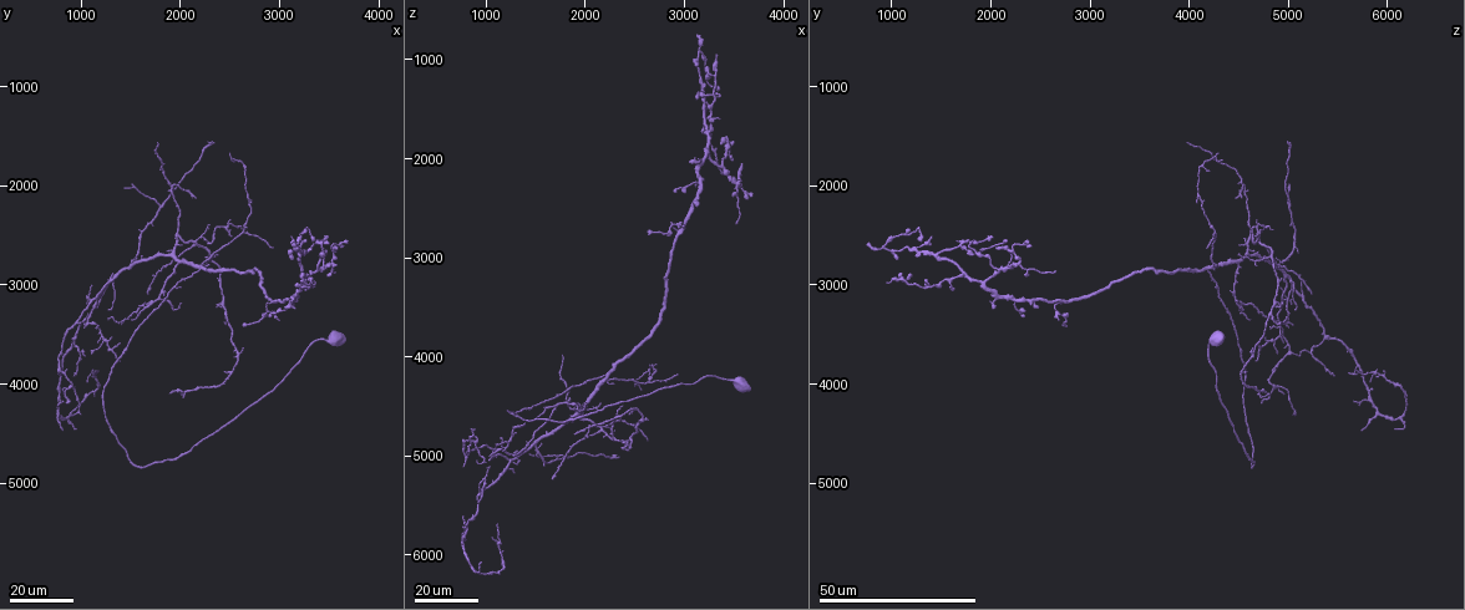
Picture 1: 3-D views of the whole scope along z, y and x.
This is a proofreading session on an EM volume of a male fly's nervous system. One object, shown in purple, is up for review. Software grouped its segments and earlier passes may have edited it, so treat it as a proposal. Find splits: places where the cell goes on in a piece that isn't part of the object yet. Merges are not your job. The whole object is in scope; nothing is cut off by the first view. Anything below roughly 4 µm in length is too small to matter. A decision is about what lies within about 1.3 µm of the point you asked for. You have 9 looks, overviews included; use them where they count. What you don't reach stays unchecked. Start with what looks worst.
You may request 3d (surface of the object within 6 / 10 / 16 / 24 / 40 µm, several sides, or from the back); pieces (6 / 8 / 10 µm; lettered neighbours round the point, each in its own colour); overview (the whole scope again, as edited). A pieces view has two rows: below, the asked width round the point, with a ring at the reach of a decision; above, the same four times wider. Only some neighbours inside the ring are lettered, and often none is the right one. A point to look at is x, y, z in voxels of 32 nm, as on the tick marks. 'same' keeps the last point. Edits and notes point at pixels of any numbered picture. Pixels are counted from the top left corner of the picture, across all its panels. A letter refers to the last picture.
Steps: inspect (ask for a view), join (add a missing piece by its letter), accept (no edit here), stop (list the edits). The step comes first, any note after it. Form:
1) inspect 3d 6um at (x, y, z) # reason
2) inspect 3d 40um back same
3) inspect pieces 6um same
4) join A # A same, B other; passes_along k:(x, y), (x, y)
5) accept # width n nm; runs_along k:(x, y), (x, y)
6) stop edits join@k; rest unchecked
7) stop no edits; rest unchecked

inspect 3d 24um at (2920, 2620, 4160)

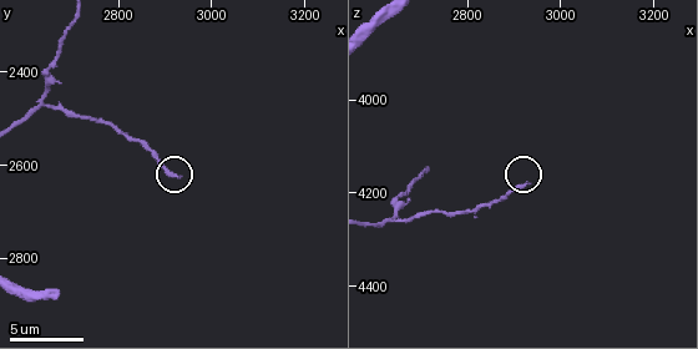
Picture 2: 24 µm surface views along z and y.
inspect pieces 6um at (2925, 2630, 4185)

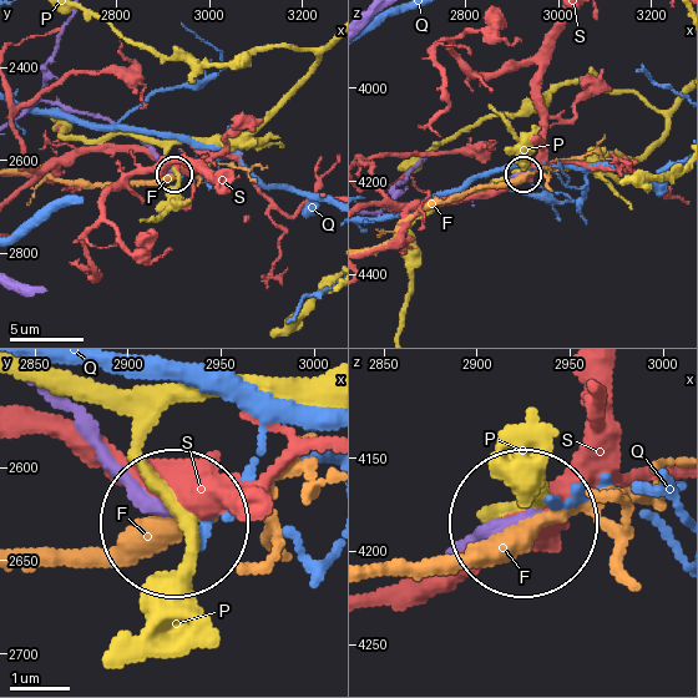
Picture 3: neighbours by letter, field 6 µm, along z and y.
accept # width 210 nm; F other, P other, Q other, S other; runs_along 3:(21, 116), (36, 104), (55, 101), (111, 119), (173, 171); no lettered piece goes on from it

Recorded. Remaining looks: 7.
inspect 3d 24um at (2320, 1560, 5040) # tapers out

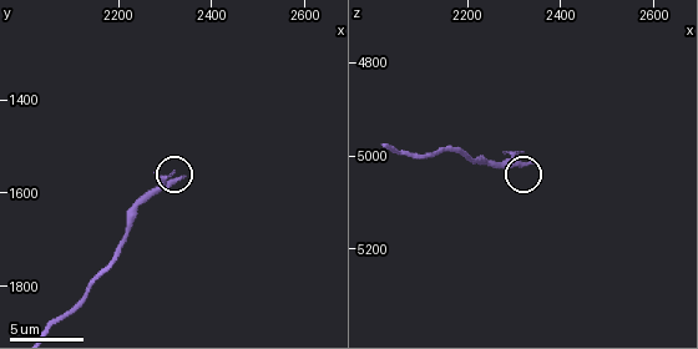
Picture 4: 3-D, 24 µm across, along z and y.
inspect pieces 10um at (2330, 1560, 5020) # see the neighbours

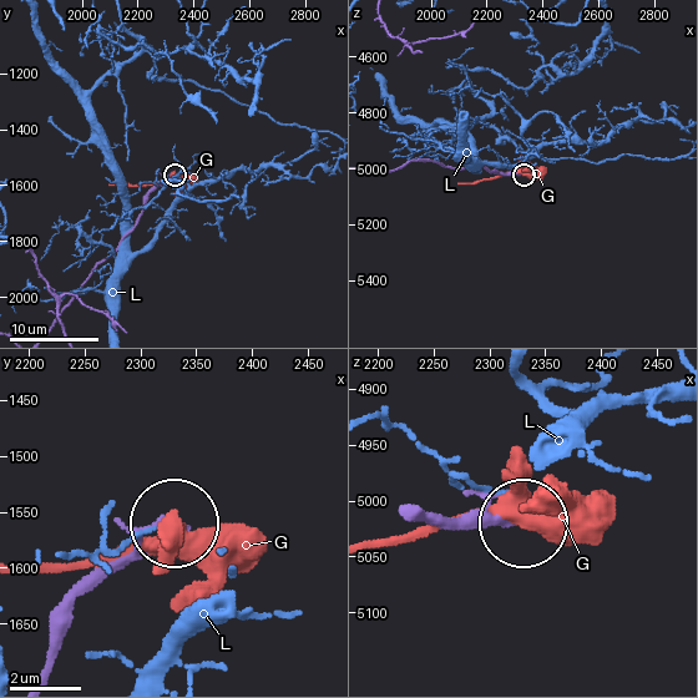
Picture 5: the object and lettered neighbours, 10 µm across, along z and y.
accept # G other, L other; no lettered piece goes on from it

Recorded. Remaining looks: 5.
inspect 3d 24um at (2140, 2100, 4480) # free end

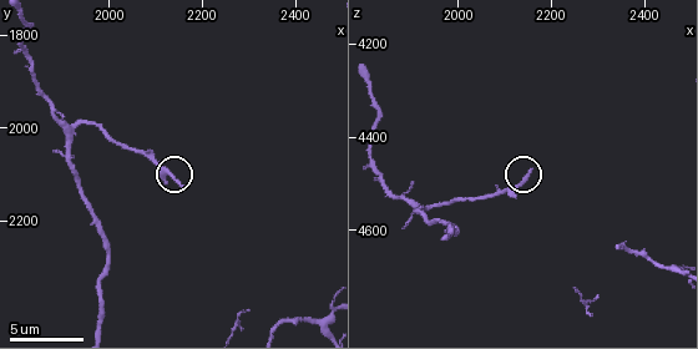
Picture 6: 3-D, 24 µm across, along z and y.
inspect pieces 6um at (2155, 2120, 4480)

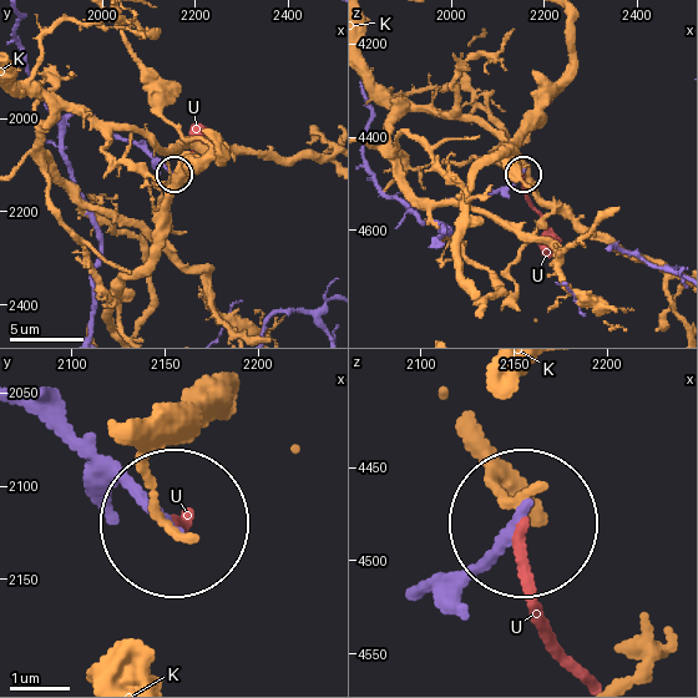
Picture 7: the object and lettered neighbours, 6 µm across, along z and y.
accept # K other, U other; runs_along 7:(454, 578), (524, 525); no lettered piece goes on from it

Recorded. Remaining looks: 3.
inspect 3d 24um at (1000, 3400, 4900) # free end

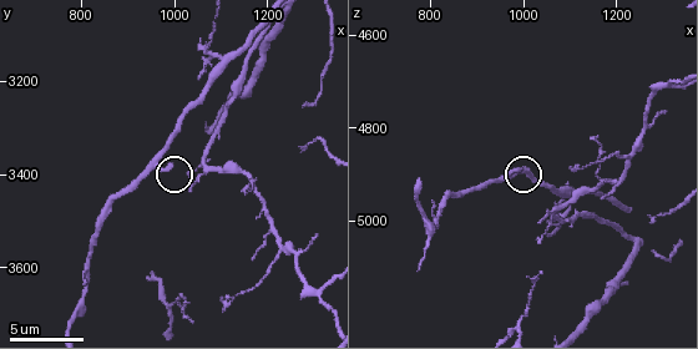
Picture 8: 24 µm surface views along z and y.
inspect pieces 8um at (985, 3385, 4895) # what lies round it

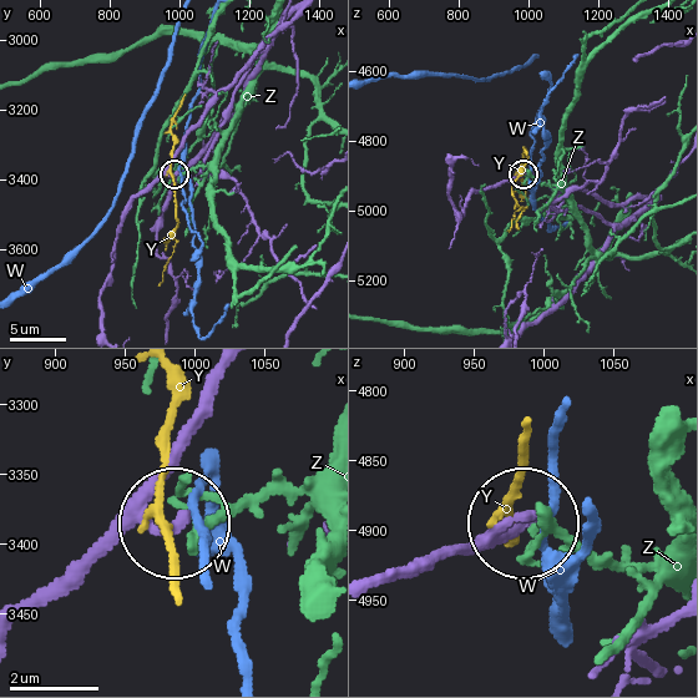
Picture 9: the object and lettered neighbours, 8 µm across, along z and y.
accept # W other, Y other, Z other; none of them fits

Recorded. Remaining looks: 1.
stop no edits; rest unchecked

